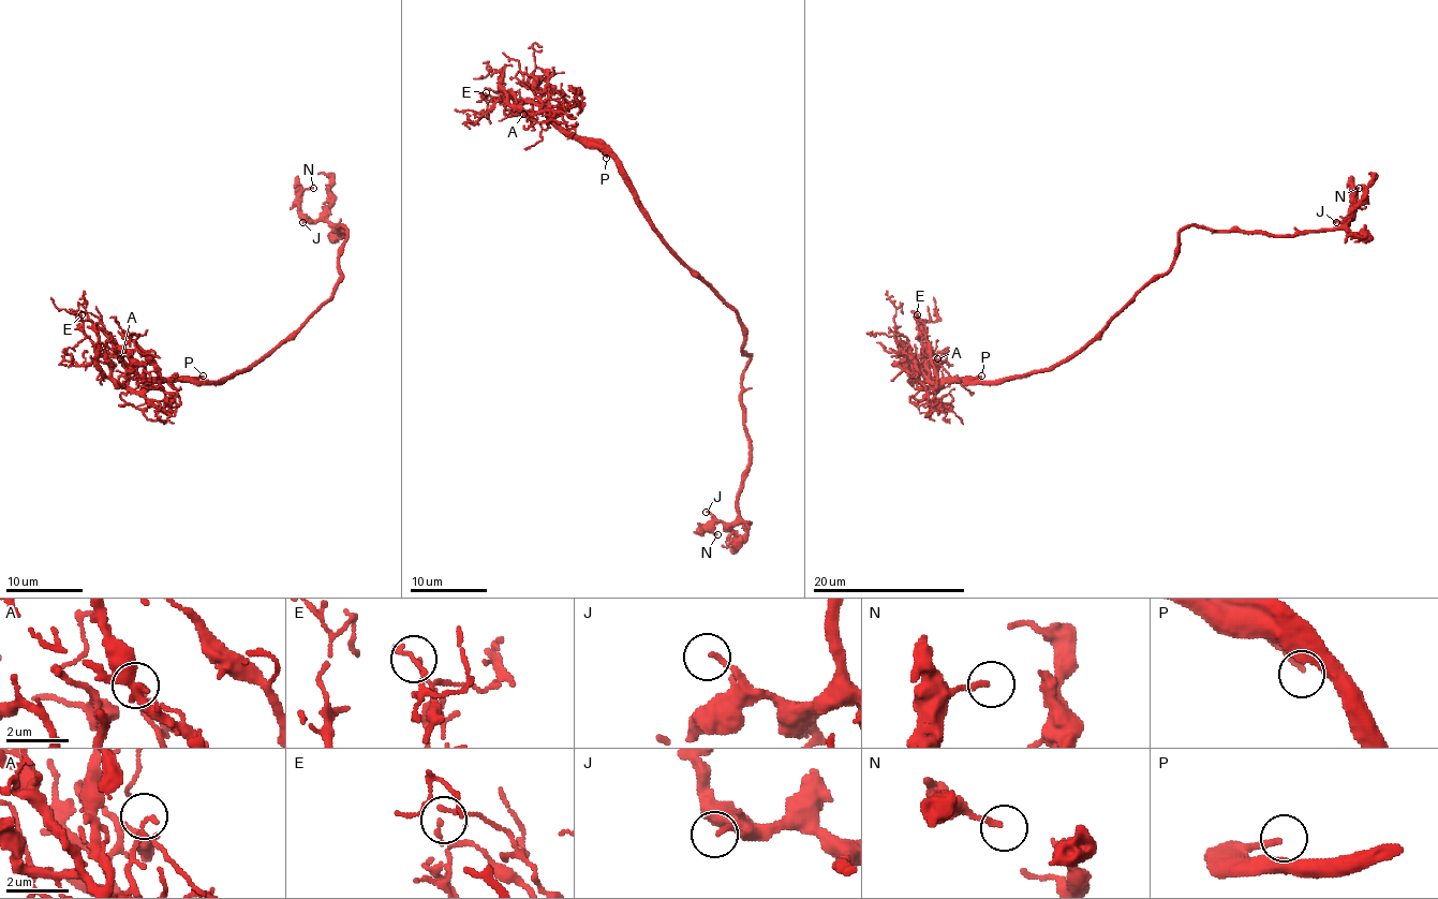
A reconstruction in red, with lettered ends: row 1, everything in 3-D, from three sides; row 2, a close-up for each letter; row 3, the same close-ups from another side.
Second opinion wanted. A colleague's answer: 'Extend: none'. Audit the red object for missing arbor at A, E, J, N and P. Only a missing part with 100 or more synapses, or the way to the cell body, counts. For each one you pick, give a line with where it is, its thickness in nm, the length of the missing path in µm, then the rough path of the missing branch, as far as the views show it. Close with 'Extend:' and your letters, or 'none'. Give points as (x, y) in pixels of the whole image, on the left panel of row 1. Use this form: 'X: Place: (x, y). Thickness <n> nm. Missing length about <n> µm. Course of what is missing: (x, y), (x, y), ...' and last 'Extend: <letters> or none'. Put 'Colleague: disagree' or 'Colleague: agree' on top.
Colleague: disagree
P: Place: (203, 376). Thickness 200 nm. Missing length about 90 µm. Course of what is missing: (203, 376), (237, 364), (340, 262), (394, 234), (379, 222), (386, 208), (369, 218), (346, 210), (350, 215)
Extend: P

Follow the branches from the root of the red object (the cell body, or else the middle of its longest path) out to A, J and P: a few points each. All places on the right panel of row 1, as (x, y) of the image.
A: (1098, 334), (1064, 362), (1047, 369), (998, 381), (945, 381), (935, 391), (937, 358)
J: (1098, 334), (1171, 266), (1179, 234), (1190, 226), (1293, 235), (1339, 230), (1347, 222), (1336, 222)
P: (1098, 334), (1064, 362), (1047, 369), (1035, 369), (998, 381), (972, 379), (981, 376)

